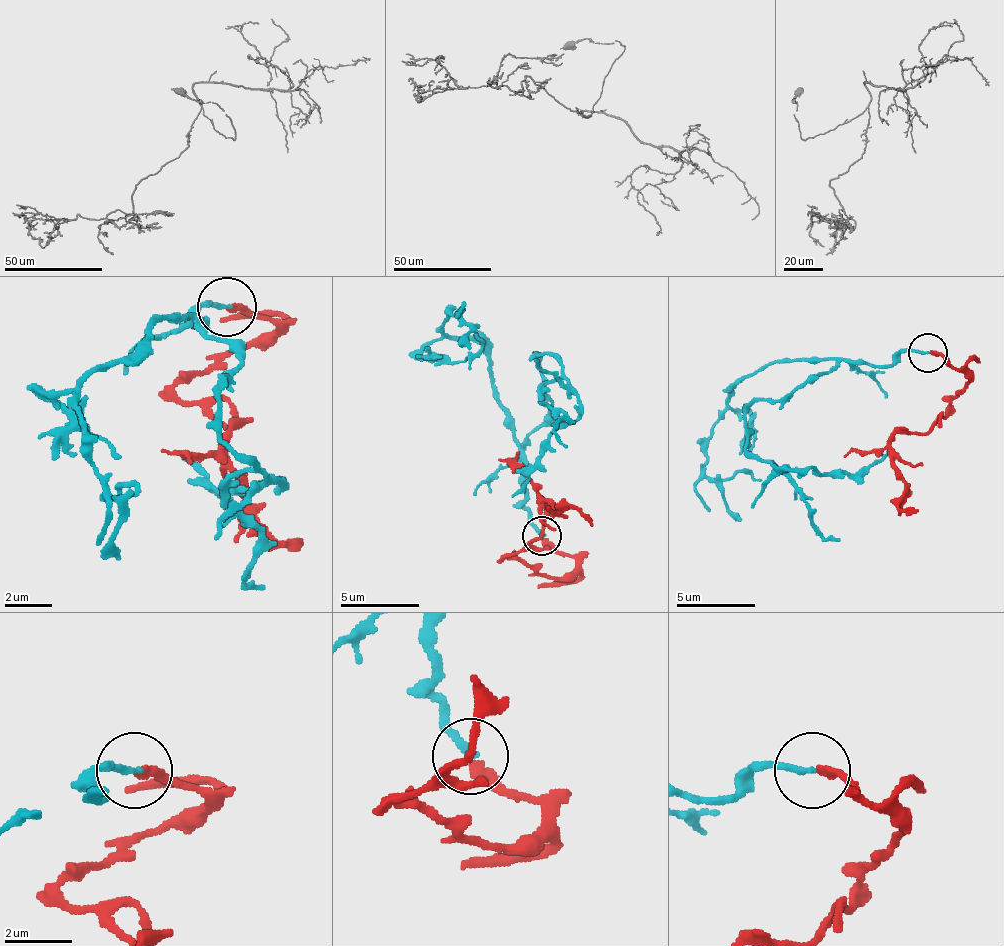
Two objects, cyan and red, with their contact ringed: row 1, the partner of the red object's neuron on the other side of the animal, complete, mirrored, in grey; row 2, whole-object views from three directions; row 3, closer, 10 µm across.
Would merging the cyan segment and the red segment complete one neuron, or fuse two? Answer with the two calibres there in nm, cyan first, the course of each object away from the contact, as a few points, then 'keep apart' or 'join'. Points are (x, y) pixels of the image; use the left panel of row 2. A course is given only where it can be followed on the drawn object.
calibres 190 and 280 nm; course cyan (225, 305), (207, 305), (201, 328), (242, 358), (219, 399), (231, 446), (278, 487), (219, 487), (184, 452); course red (225, 305), (278, 328), (219, 352), (178, 393), (231, 428), (225, 469), (248, 511), (301, 546); join

